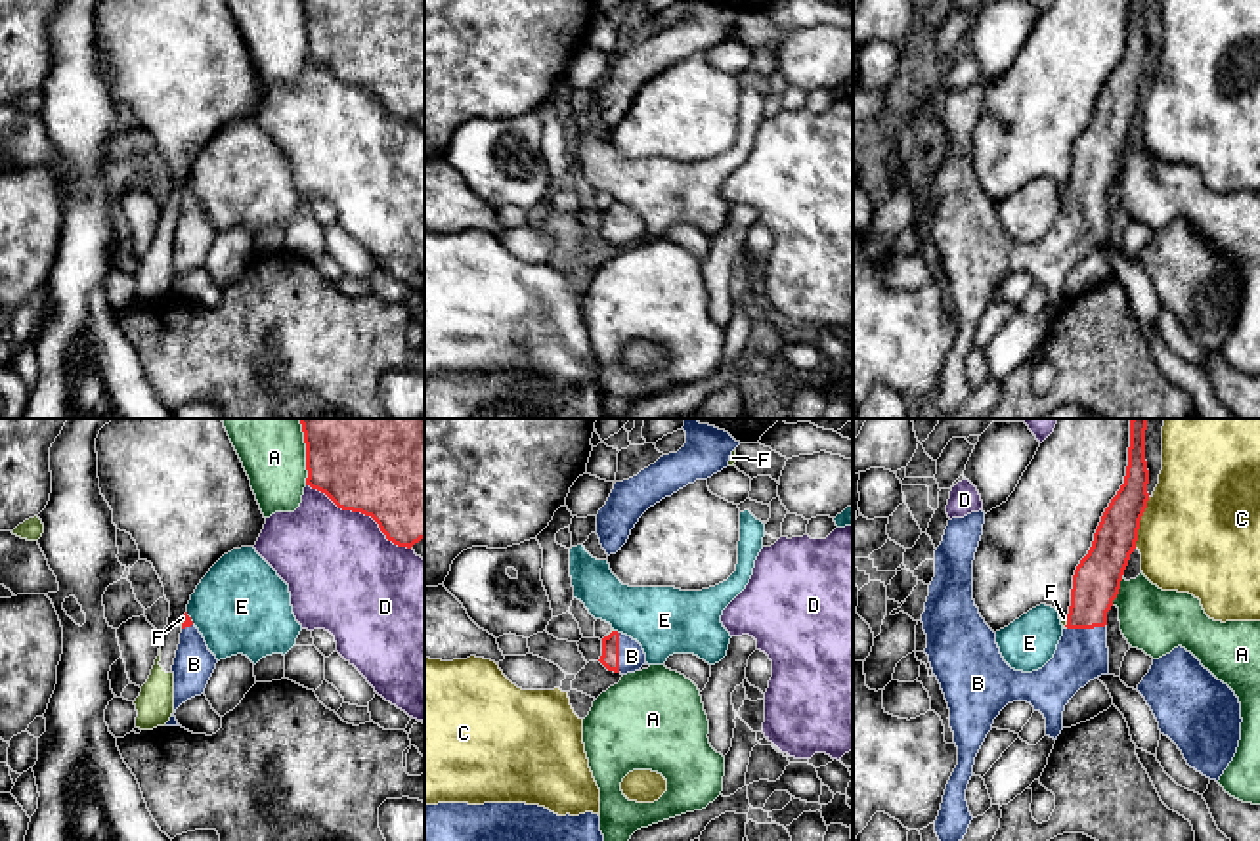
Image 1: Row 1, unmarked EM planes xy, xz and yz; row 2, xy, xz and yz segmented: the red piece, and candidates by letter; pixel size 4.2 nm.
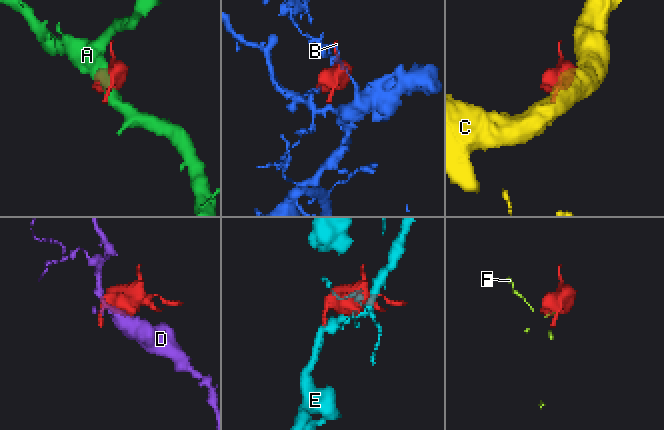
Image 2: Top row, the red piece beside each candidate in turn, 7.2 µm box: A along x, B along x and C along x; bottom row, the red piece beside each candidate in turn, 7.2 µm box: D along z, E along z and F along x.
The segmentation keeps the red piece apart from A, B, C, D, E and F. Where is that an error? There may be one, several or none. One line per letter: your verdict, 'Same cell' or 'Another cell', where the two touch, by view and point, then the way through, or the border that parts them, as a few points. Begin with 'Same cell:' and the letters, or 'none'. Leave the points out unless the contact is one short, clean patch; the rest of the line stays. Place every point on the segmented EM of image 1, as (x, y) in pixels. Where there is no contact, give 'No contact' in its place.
Same cell: B
A: Another cell. Touches red at xy (306, 452)
B: Same cell. Touches red at xz (618, 652). Path across: xz (610, 645), (618, 652), (631, 656)
C: Another cell. Touches red at yz (1138, 522)
D: Another cell. Touches red at xy (360, 511)
E: Another cell. Touches red at xz (616, 631)
F: Another cell. Touches red at yz (1067, 622). Boundary: yz (1067, 616), (1064, 625)

